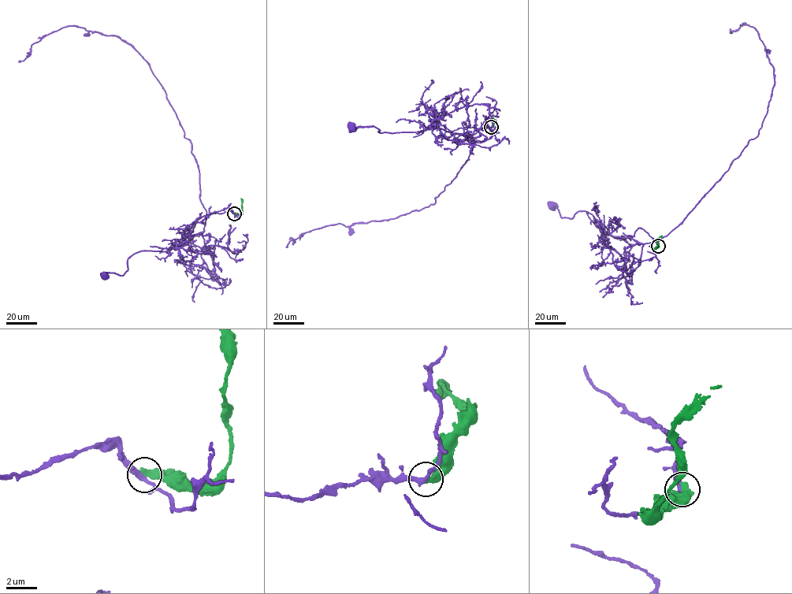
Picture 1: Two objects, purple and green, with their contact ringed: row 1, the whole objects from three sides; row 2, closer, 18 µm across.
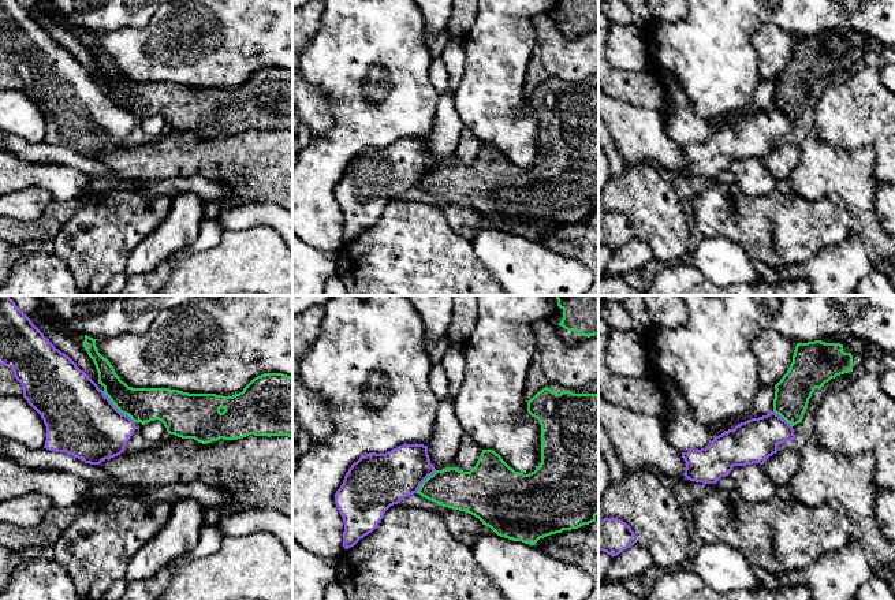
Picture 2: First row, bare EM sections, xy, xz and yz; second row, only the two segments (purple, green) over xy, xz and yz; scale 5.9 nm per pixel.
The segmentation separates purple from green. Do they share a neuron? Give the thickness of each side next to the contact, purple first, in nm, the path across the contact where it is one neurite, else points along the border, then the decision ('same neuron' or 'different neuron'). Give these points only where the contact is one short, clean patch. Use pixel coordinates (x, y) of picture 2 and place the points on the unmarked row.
calibres 400 and 200 nm; different neuron

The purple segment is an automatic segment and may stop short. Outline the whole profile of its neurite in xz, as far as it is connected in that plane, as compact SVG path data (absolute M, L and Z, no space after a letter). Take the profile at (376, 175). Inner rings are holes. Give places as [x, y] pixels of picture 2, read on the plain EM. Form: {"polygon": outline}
{"polygon": "M417 137L385 148L369 146L354 156L335 187L344 216L344 243L372 227L391 200L417 187L435 165L428 139Z"}

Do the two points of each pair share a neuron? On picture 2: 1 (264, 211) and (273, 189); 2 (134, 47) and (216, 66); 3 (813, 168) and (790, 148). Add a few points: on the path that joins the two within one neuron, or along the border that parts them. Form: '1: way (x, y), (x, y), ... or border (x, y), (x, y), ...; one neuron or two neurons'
1: border (278, 205), (245, 202), (237, 207); two neurons
2: way (153, 60), (179, 62), (190, 67), (196, 66); one neuron
3: border (798, 140), (800, 160), (787, 178); two neurons

